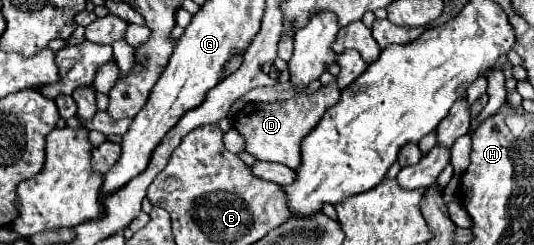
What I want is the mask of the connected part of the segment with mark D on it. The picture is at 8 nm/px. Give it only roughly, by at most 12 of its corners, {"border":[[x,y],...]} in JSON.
{"border":[[336,83],[234,115],[244,151],[296,169]]}

